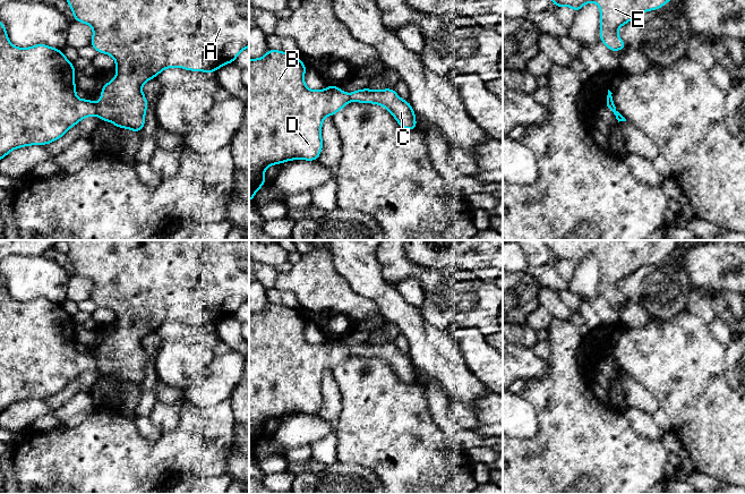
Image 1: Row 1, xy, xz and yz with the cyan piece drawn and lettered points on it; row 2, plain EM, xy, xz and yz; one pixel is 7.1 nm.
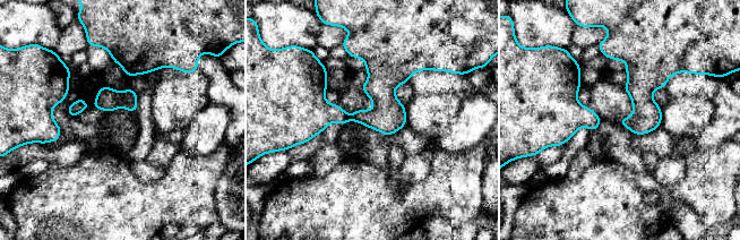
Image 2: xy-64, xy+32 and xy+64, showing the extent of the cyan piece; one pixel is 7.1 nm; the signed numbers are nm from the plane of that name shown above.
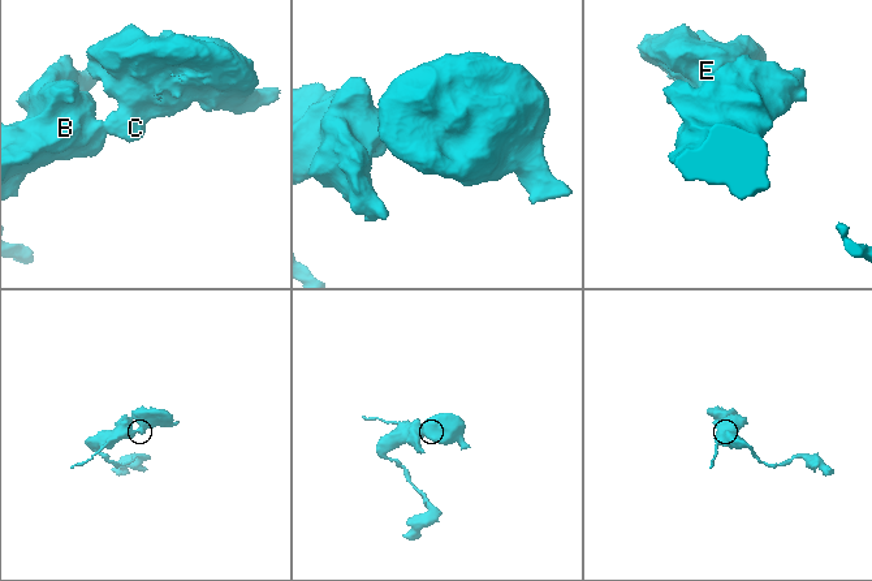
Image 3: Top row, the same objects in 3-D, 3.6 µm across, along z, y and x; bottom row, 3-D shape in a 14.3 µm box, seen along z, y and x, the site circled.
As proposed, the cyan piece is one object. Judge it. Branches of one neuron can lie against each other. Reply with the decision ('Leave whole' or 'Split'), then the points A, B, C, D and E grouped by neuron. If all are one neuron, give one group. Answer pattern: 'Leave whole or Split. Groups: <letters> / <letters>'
Split. Groups: A C E / B D

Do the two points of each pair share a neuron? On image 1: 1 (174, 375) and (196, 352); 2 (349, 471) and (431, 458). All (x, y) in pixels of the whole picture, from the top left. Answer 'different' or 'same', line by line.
1: same
2: different

